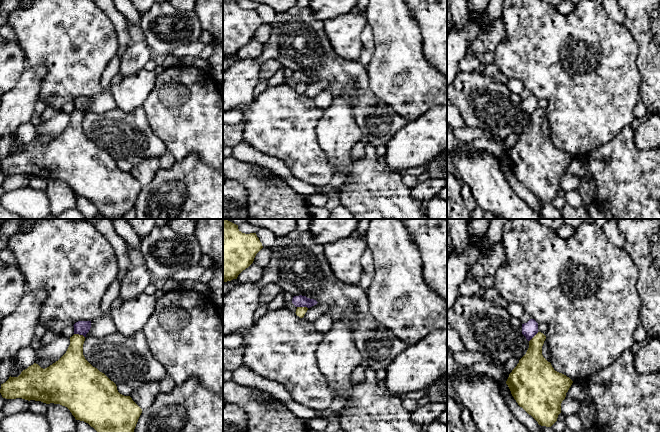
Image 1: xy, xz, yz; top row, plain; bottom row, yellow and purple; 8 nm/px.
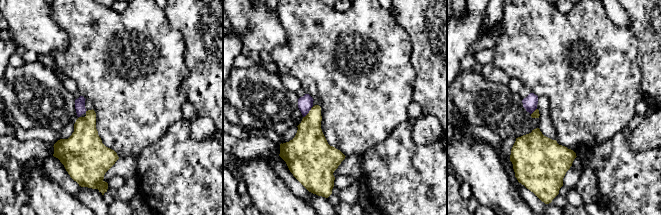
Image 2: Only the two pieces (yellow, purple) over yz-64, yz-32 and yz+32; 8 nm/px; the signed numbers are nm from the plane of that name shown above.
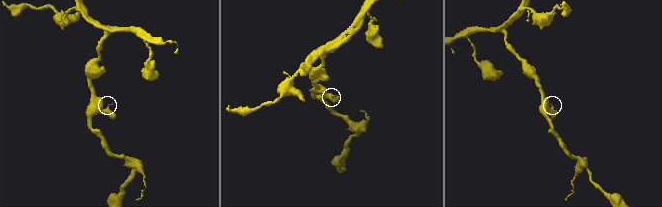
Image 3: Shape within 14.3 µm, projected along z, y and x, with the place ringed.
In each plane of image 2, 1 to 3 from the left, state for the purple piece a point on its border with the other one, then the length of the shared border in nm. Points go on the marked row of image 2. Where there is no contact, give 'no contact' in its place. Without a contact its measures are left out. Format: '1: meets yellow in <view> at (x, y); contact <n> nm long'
1: no contact
2: meets yellow in yz-32 at (309, 112); contact 130 nm long
3: meets yellow in yz+32 at (534, 111); contact 70 nm long

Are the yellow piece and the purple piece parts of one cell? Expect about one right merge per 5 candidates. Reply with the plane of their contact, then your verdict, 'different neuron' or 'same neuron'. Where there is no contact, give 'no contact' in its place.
xy | different neuron

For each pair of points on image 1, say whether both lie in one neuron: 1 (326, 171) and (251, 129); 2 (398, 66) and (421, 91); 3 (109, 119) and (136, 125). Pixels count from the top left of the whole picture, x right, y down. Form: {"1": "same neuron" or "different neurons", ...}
{"1": "same neuron", "2": "same neuron", "3": "same neuron"}

